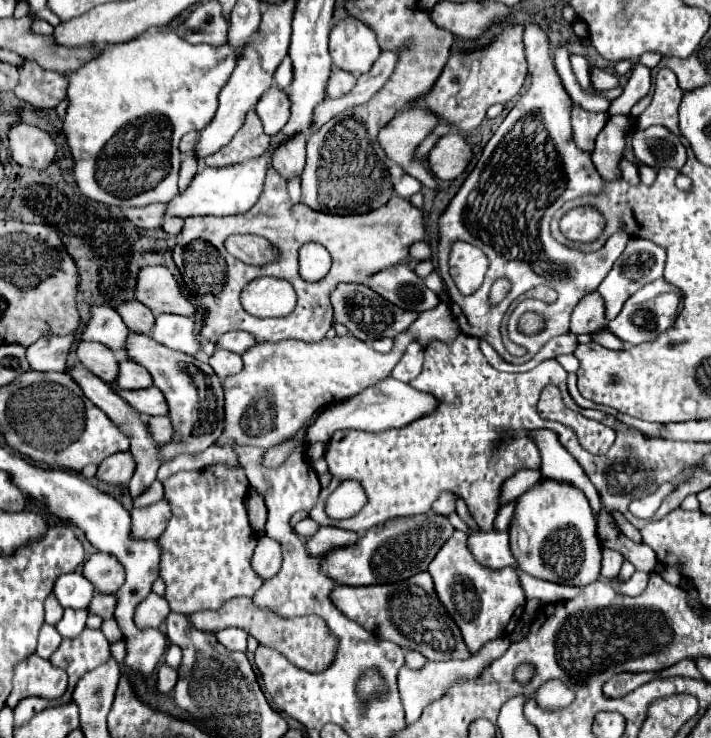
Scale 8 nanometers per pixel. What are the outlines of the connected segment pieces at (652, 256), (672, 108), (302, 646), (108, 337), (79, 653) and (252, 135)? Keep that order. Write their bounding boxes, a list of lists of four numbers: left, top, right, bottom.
[[599,237,665,319],[635,69,683,135],[187,597,337,671],[81,305,127,351],[51,629,111,703],[203,111,271,167]]

